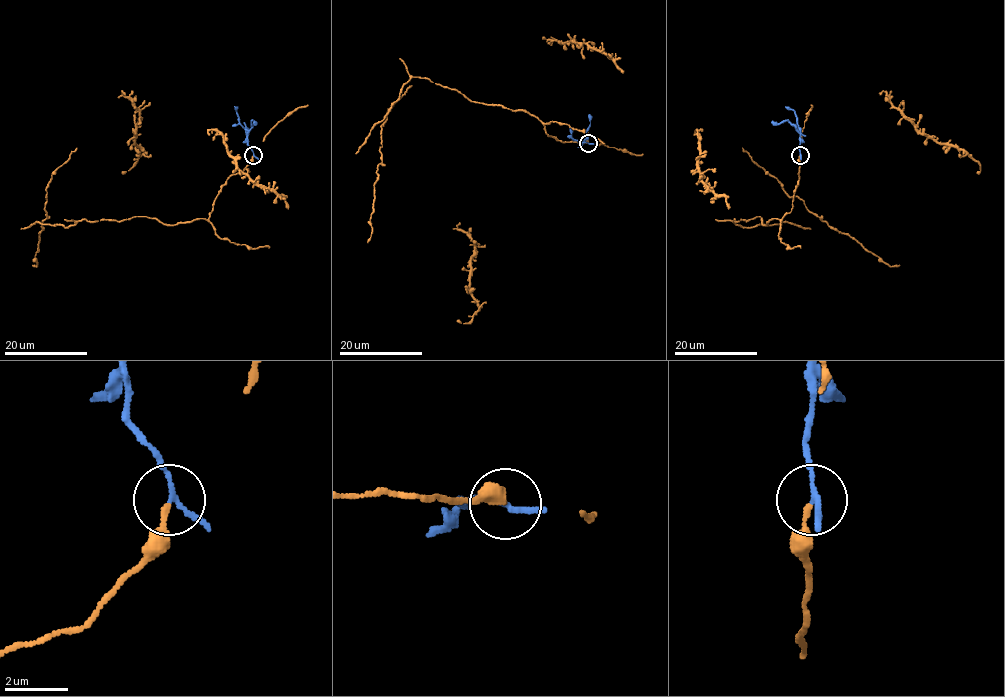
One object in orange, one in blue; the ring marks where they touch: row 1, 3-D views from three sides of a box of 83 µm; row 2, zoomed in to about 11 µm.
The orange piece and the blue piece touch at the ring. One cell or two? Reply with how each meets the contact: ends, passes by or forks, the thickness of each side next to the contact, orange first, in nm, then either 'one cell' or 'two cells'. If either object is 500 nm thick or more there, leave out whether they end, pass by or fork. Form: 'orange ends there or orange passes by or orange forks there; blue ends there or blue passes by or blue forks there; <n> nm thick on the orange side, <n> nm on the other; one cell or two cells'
orange ends there; blue passes by; 180 nm thick on the orange side, 140 nm on the other; two cells

